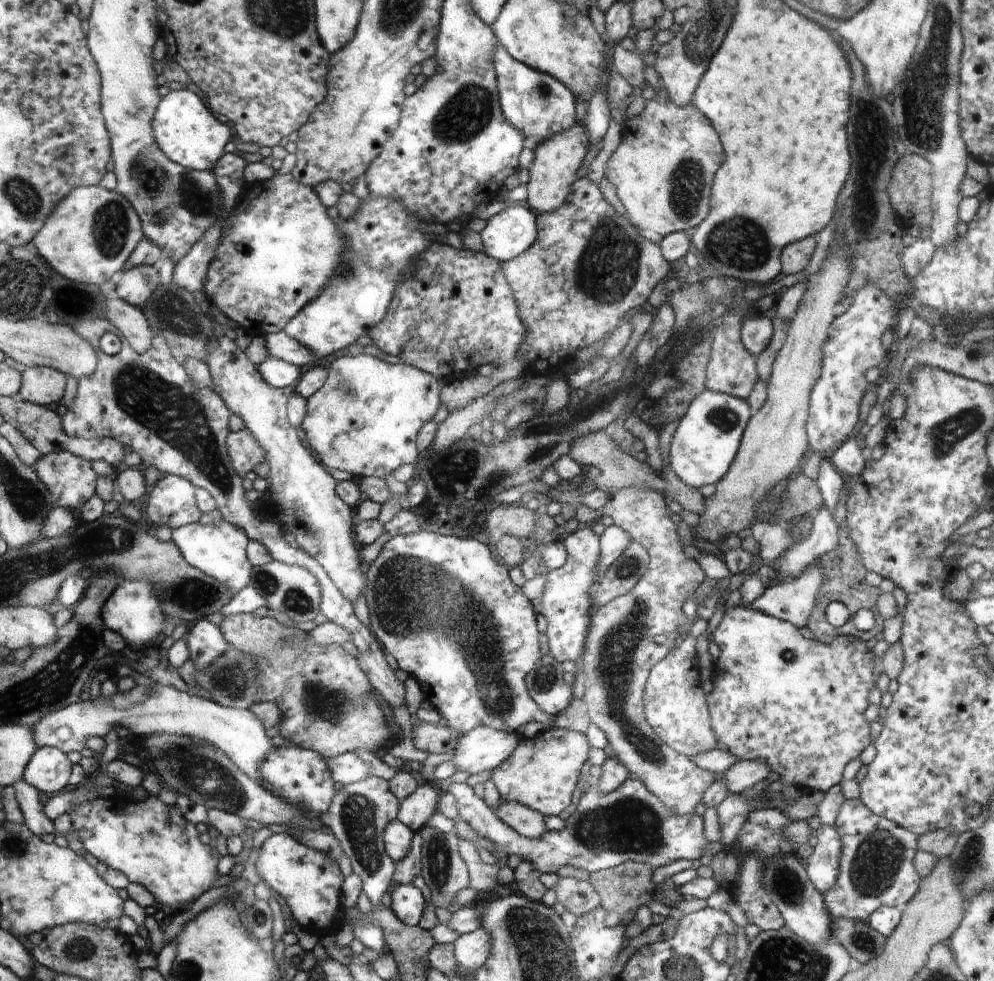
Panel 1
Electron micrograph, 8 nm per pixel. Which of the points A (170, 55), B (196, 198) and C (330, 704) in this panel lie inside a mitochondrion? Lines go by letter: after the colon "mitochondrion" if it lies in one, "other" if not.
A: other
B: mitochondrion
C: mitochondrion

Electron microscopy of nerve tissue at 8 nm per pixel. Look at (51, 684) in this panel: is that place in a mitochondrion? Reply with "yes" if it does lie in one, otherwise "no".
yes

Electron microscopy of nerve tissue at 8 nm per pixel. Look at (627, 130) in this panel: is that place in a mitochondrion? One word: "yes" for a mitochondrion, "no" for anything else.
no

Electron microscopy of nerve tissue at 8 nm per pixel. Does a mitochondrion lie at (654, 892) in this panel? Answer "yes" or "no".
no

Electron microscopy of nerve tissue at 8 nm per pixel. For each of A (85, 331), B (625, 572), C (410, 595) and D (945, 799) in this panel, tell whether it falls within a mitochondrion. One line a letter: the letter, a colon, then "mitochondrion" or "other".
A: other
B: mitochondrion
C: mitochondrion
D: other

